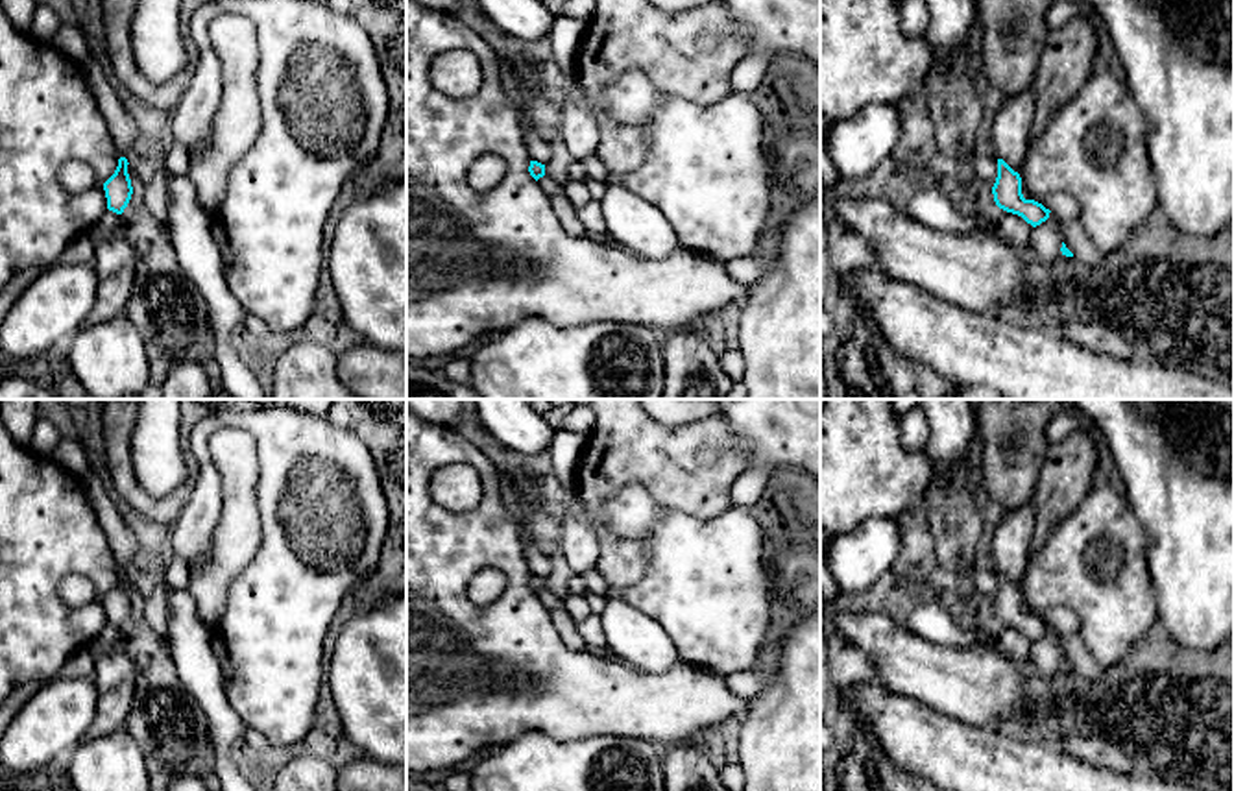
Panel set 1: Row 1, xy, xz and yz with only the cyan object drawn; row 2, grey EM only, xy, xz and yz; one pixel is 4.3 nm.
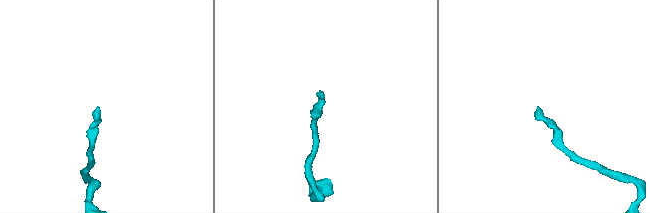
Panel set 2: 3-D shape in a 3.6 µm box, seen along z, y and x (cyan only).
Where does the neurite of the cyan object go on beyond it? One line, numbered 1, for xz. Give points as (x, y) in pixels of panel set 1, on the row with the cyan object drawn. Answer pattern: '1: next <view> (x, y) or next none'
1: next none

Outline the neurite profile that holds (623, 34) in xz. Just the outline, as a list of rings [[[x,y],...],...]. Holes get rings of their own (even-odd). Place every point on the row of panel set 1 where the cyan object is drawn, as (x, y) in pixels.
[[[597,0],[575,76],[595,105],[621,72],[637,68],[663,96],[708,107],[733,92],[732,72],[744,55],[746,46],[732,33],[732,15],[724,2],[704,2],[685,11],[663,11],[648,0]],[[708,30],[717,33],[719,44],[702,50],[698,37]]]

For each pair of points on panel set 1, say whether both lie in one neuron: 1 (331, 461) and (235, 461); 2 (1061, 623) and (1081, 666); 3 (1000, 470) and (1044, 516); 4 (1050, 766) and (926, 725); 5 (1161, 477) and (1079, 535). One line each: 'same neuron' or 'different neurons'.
1: different neurons
2: same neuron
3: different neurons
4: same neuron
5: different neurons

